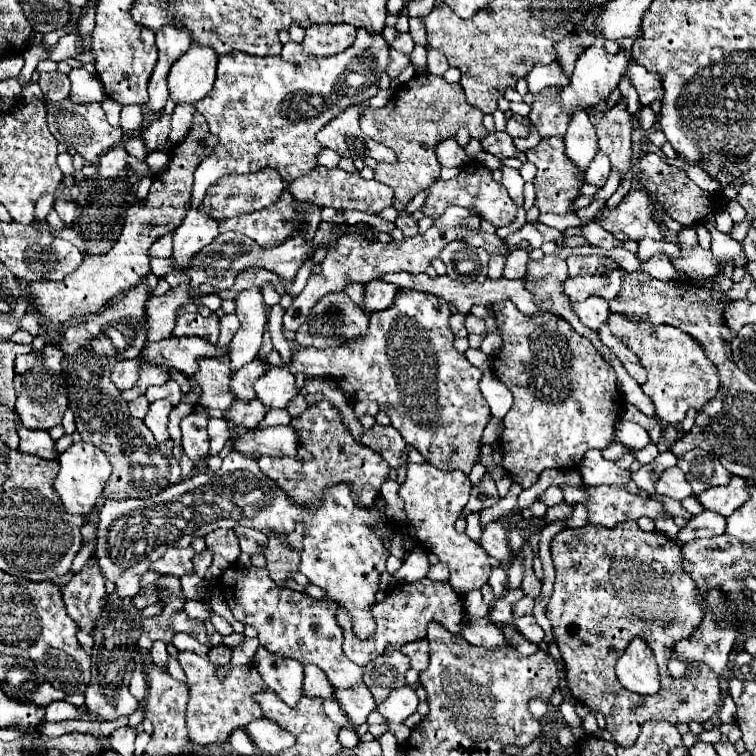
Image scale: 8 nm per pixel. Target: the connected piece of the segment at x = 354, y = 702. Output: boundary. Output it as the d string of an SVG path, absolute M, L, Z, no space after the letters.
M364 684L354 688L332 688L332 694L334 700L340 704L340 708L344 710L344 714L348 716L350 724L354 726L366 724L368 712L372 712L376 706L370 690Z

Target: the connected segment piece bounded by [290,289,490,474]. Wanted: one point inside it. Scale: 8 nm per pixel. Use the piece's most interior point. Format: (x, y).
(406, 362)

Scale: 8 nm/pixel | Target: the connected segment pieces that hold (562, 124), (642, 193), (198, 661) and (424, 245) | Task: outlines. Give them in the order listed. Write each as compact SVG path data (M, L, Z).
M550 88L546 92L536 94L528 118L542 138L564 136L566 126L570 122L570 114L560 108L560 88Z
M630 190L618 206L600 208L596 222L612 234L626 234L634 242L642 238L666 240L656 220L656 198L646 190Z
M180 650L176 654L176 660L180 662L190 688L190 702L188 702L188 730L190 740L200 746L212 746L212 744L226 744L230 740L230 734L236 728L246 728L248 722L264 718L264 712L260 704L254 700L256 694L268 690L260 672L254 664L248 666L234 666L228 676L220 678L218 666L208 660L208 656L198 656L188 650Z
M450 206L440 218L434 220L432 228L424 234L416 234L412 238L404 238L400 242L392 240L392 242L380 242L380 240L368 240L364 230L354 230L354 232L346 232L344 236L338 238L336 246L328 250L326 258L322 260L320 264L320 272L312 274L306 282L306 288L294 298L292 306L286 310L284 314L284 322L282 322L282 328L284 330L298 330L308 312L312 310L312 306L316 304L316 300L320 300L324 294L328 292L340 292L344 290L344 284L346 280L352 280L352 282L370 282L370 280L376 280L378 274L384 274L384 272L400 272L400 270L408 270L412 274L418 274L418 272L426 272L426 268L430 266L430 262L434 258L438 258L438 254L442 252L442 248L460 238L460 226L464 228L480 228L480 218L476 214L472 214L468 208L460 208L460 206Z

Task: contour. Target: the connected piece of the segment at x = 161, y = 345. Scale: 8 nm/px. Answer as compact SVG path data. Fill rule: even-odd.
M200 336L168 338L164 342L146 342L142 356L156 364L166 364L180 370L186 376L194 376L200 358L216 358L230 352L230 346L218 346Z

